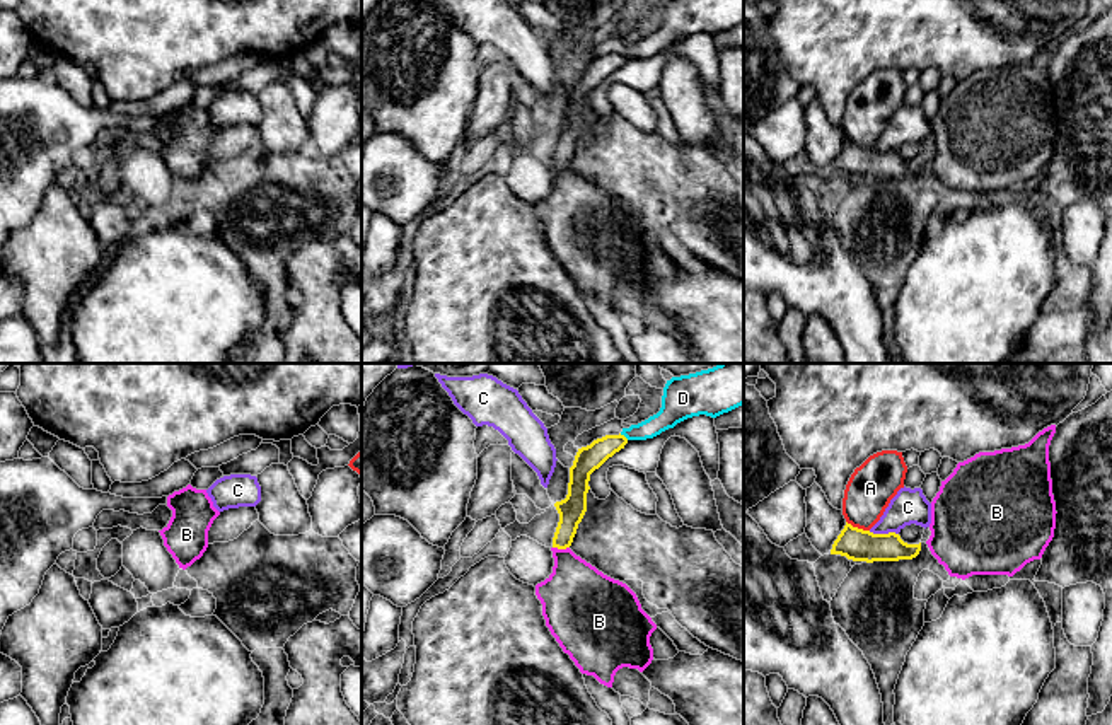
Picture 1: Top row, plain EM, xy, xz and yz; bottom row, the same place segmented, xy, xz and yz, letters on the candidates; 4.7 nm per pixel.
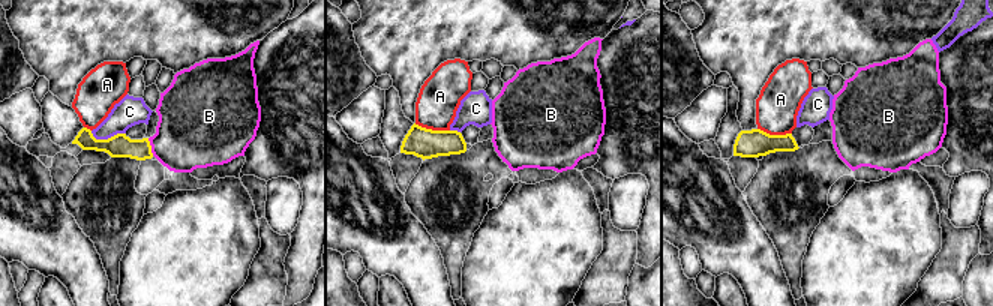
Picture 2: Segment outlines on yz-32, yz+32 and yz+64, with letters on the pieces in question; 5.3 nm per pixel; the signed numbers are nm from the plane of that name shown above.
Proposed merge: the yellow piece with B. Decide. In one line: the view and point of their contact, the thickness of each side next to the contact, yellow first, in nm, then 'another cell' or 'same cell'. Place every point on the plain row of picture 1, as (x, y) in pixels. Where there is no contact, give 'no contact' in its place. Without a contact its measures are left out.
contact xz (561, 166); calibres 120 and 320 nm; same cell

